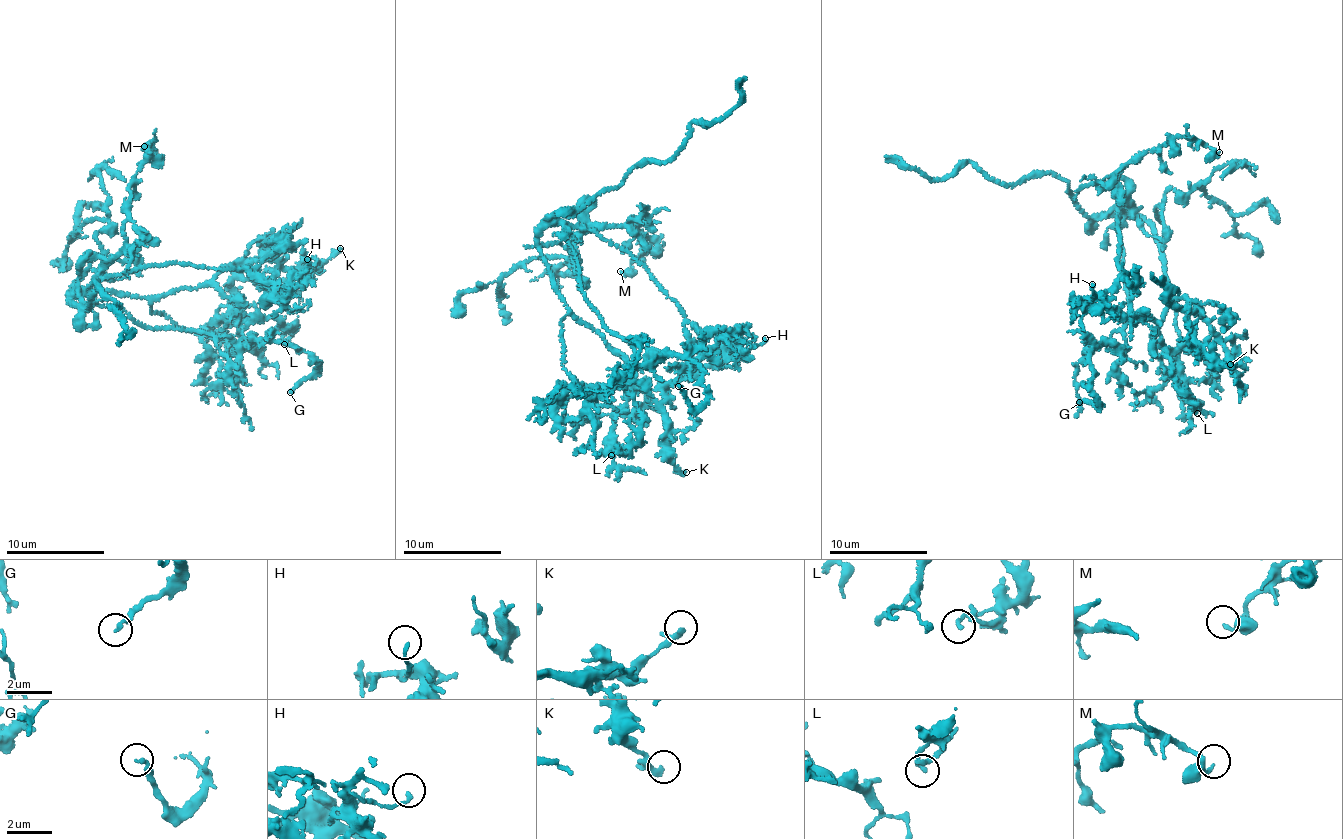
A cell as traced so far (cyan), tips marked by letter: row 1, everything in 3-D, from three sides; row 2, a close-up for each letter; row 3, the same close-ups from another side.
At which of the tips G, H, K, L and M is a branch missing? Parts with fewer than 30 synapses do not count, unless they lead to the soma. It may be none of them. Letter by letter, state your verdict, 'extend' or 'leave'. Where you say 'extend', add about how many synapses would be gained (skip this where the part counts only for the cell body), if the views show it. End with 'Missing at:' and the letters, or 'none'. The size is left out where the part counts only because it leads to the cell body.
G: leave
H: leave
K: leave
L: leave
M: leave
Missing at: none

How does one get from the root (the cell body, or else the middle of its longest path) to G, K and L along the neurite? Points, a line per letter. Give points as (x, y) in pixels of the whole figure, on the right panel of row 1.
G: (1120, 221), (1131, 316), (1121, 329), (1126, 350), (1122, 353), (1105, 343), (1089, 352), (1097, 403), (1079, 402)
K: (1120, 221), (1125, 212), (1152, 224), (1167, 289), (1195, 309), (1186, 315), (1189, 331), (1218, 365), (1230, 364)
L: (1120, 221), (1125, 212), (1153, 226), (1173, 300), (1164, 309), (1158, 333), (1173, 378), (1195, 402), (1197, 413)

